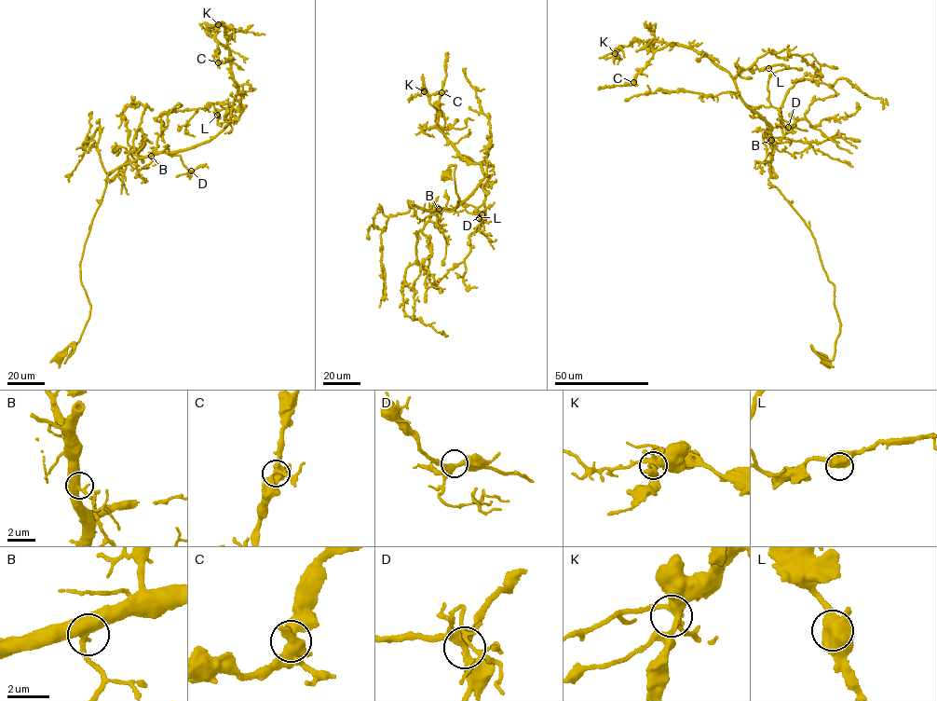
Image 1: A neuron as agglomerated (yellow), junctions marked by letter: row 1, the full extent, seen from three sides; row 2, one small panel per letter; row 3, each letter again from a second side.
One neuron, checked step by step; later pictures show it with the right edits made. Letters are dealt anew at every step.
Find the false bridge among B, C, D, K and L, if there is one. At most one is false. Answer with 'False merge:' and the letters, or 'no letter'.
False merge: no letter

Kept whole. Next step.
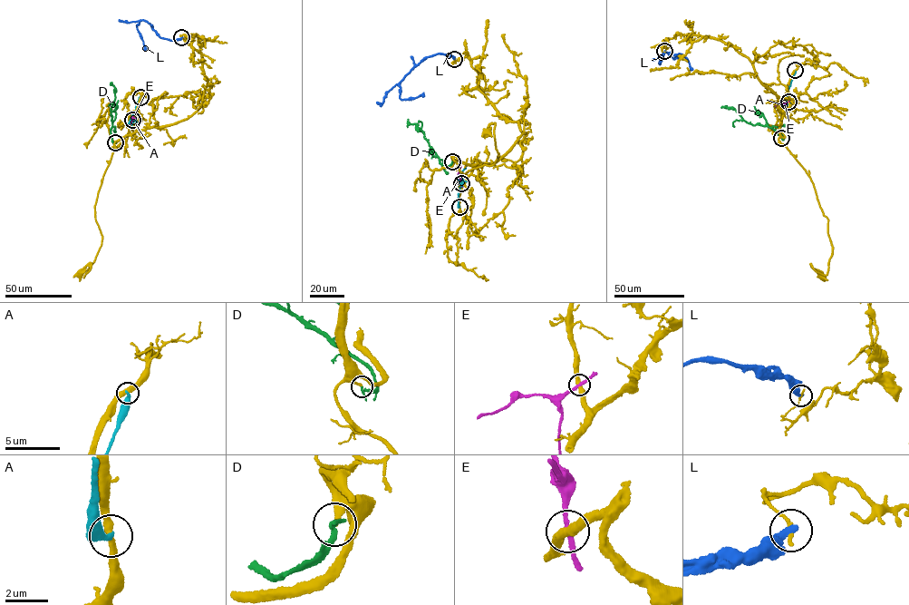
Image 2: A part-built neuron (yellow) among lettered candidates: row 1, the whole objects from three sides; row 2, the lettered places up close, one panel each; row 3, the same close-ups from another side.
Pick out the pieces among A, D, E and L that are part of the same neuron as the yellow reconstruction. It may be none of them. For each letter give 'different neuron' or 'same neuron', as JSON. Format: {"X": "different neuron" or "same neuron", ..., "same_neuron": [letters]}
{"A": "different neuron", "D": "same neuron", "E": "different neuron", "L": "different neuron", "same_neuron": ["D"]}

